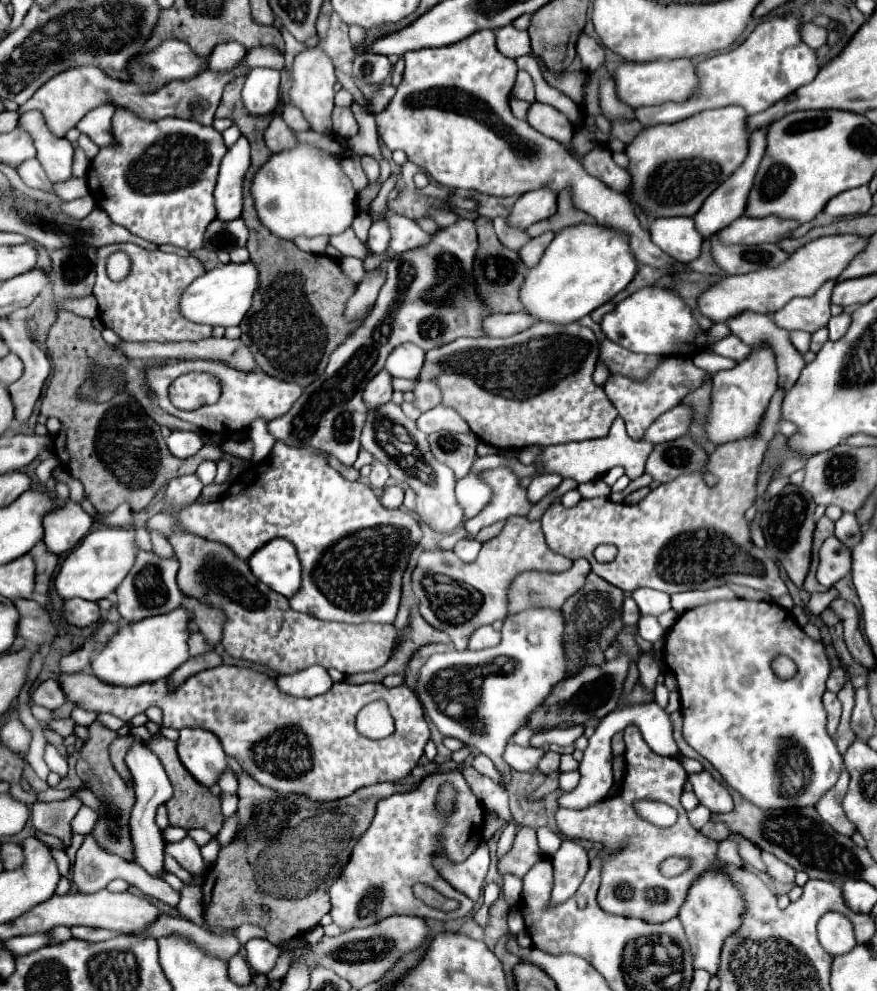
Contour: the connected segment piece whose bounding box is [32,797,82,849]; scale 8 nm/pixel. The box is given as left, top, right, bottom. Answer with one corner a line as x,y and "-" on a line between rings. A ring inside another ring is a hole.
68,797
64,801
52,801
52,803
36,801
32,805
32,823
40,833
58,837
67,849
70,847
74,835
70,821
78,813
80,805
82,805
82,801
76,797

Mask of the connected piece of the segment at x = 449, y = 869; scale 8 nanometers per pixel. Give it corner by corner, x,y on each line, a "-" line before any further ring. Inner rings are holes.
483,841
464,863
458,865
446,861
446,857
440,853
440,857
436,857
436,865
454,889
462,891
472,901
477,901
485,887
484,882
490,865
488,845

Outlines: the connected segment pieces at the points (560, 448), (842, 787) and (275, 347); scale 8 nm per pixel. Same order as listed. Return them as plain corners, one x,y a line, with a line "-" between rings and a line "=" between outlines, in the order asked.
618,417
612,427
610,433
606,437
600,439
588,439
582,443
562,443
562,445
550,445
550,447
542,447
540,455
536,457
534,465
536,465
536,475
546,475
546,473
558,473
564,479
574,479
578,483
586,483
592,479
598,479
602,475
606,475
612,467
620,465
626,469
626,475
630,479
636,479
644,473
644,463
650,455
650,451
654,449
652,443
646,441
634,441
628,437
624,421
=
842,769
840,779
836,781
834,789
830,789
826,795
822,795
822,797
818,799
816,811
818,811
818,815
820,815
830,827
834,827
838,833
850,837
850,835
856,831
856,827
848,821
848,817
846,817
846,813
844,813
844,809
842,809
842,799
844,799
844,795
846,795
846,791
848,791
848,781
850,781
848,771
=
246,183
244,191
242,219
250,229
246,249
260,271
260,287
254,293
250,313
240,323
240,339
254,353
264,373
306,387
324,373
330,353
364,321
364,317
348,321
344,315
346,301
354,295
356,283
342,273
340,263
332,257
300,251
292,241
274,237
258,221
250,183

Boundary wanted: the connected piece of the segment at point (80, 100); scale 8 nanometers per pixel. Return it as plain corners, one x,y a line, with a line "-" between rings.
258,47
258,49
250,49
246,53
246,65
238,65
236,69
232,69
230,73
222,75
222,73
212,73
212,71
204,71
198,77
192,77
188,81
172,81
170,85
166,85
164,89
156,91
156,93
142,93
142,89
134,83
122,83
116,79
110,79
106,75
102,75
96,67
74,67
74,69
66,69
58,75
54,75
50,81
46,81
46,85
42,85
32,97
30,101
26,101
26,105
22,105
24,109
38,109
44,119
46,125
50,127
50,131
56,137
64,137
64,133
68,129
72,129
84,115
86,111
102,105
102,103
112,103
114,107
124,107
130,109
132,113
138,113
138,117
142,119
162,119
162,117
182,117
182,119
194,119
202,125
212,125
214,121
214,113
220,105
222,99
222,91
224,85
228,81
232,81
234,77
246,75
250,69
254,67
270,67
270,69
284,69
284,57
278,55
278,51
274,47

